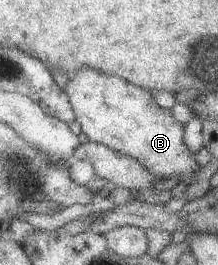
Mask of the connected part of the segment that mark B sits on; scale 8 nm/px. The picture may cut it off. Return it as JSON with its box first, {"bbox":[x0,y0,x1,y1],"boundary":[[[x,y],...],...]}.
{"bbox":[64,67,202,186],"boundary":[[[81,67],[68,80],[64,93],[75,121],[87,139],[136,160],[156,180],[174,177],[188,186],[196,183],[202,166],[184,143],[183,125],[154,102],[148,90],[119,77]]]}

